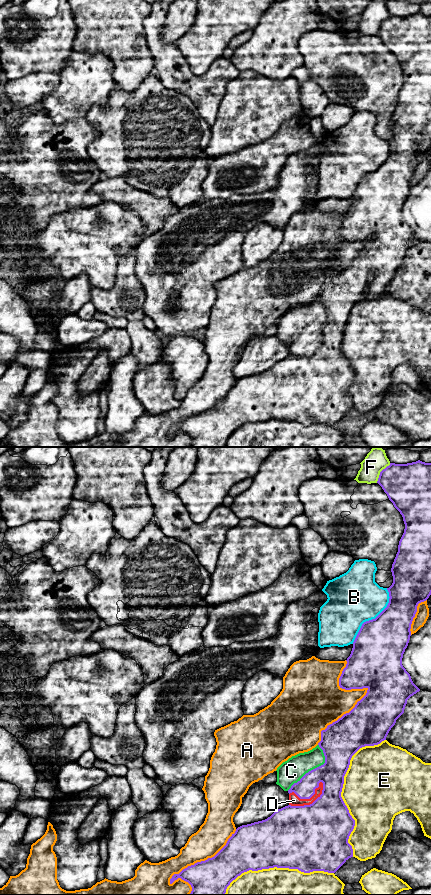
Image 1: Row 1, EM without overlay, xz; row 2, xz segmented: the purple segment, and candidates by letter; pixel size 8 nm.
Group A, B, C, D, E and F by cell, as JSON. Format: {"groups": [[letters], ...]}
{"groups": [["A"], ["B"], ["C", "D"], ["E"], ["F"]]}

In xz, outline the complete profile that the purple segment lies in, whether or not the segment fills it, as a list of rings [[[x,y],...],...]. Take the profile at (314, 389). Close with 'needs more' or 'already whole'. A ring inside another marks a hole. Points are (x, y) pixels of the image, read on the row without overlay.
[[[420,12],[407,16],[390,15],[380,24],[377,35],[402,67],[405,81],[391,120],[393,135],[387,140],[389,155],[375,171],[362,176],[339,230],[340,240],[367,240],[367,245],[349,265],[321,283],[318,297],[323,302],[325,315],[306,325],[288,342],[289,346],[294,344],[300,351],[310,351],[322,334],[322,346],[310,357],[288,357],[265,372],[238,379],[214,409],[174,426],[170,436],[178,430],[188,434],[192,439],[189,447],[225,447],[230,435],[249,422],[277,419],[298,421],[304,425],[335,425],[353,409],[348,391],[355,372],[341,349],[344,328],[352,308],[362,299],[386,292],[396,272],[404,265],[407,252],[420,243],[403,219],[402,210],[410,192],[417,158],[431,147],[431,15]]]; already whole

